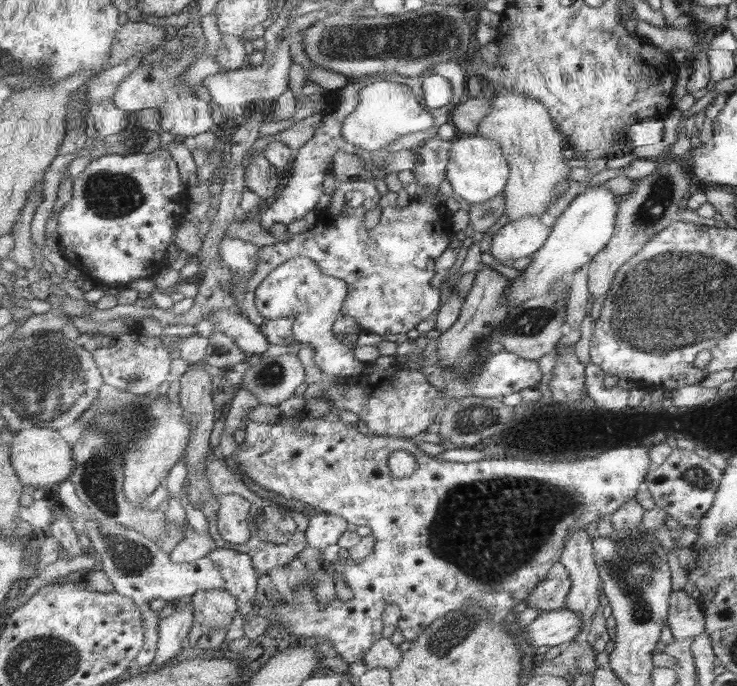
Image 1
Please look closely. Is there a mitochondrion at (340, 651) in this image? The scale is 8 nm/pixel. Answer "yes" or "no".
no

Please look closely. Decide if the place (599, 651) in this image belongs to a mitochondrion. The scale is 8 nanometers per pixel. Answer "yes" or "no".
no

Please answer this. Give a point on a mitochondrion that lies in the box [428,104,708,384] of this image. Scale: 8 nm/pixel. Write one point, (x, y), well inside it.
(653, 209)

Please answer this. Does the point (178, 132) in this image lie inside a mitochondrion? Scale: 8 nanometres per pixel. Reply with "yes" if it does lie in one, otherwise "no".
no

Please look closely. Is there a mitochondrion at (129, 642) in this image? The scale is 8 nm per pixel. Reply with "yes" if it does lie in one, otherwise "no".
no

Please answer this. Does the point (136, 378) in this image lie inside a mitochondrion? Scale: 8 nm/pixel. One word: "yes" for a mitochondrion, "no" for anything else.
yes

